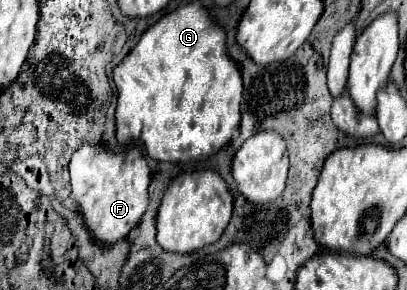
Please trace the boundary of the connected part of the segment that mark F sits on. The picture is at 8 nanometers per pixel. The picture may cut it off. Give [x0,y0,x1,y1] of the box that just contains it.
[70,145,150,245]

